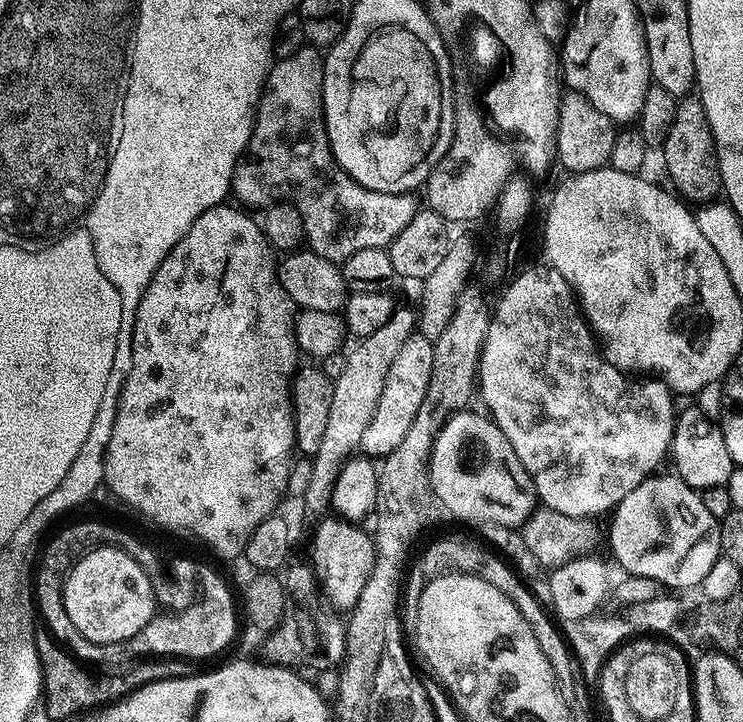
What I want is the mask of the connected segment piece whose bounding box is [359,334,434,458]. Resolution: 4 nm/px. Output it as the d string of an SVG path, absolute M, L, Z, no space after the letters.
M413 334L402 342L394 362L390 362L390 370L386 370L386 384L382 386L382 394L378 398L378 406L374 406L374 418L370 418L370 426L362 433L359 451L368 458L389 456L394 446L406 438L406 430L410 430L410 422L414 422L414 414L418 414L418 406L422 406L422 398L426 398L426 386L430 382L430 370L434 370L433 341L422 335Z

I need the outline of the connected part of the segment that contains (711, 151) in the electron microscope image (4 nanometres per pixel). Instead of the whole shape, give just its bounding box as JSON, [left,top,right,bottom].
[663,94,721,202]

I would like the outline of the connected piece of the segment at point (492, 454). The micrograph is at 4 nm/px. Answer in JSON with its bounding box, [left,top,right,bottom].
[428,410,538,529]

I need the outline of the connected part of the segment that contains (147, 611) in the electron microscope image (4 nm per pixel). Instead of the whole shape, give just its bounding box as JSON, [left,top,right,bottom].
[64,546,158,646]

